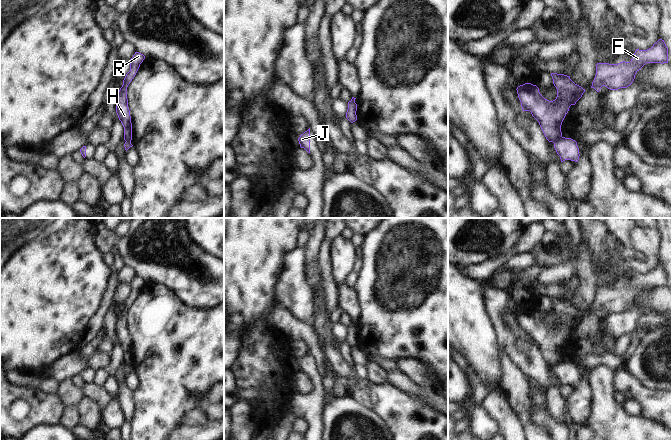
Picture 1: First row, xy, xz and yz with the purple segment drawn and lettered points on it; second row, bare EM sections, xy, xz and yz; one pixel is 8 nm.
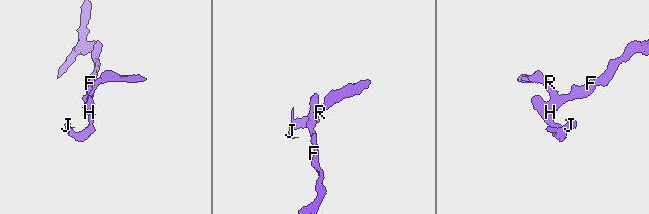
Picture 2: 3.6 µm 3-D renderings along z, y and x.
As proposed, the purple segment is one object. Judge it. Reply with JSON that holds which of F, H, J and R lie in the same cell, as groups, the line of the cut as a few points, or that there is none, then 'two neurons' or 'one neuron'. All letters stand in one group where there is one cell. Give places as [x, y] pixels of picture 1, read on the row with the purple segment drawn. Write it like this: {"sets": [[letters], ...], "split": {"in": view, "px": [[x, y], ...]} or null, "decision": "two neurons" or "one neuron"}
{"sets": [["F", "H", "R"], ["J"]], "split": {"in": "yz", "px": [[561, 136], [554, 143]]}, "decision": "two neurons"}

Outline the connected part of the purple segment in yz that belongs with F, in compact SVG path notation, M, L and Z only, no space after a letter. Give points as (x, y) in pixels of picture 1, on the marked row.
M659 39L647 50L636 49L630 62L618 64L597 63L596 75L591 88L597 92L602 86L610 90L627 88L635 79L636 73L646 63L668 63L668 48L664 40Z

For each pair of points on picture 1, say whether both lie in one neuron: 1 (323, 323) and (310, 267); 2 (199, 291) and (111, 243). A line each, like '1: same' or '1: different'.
1: same
2: same

